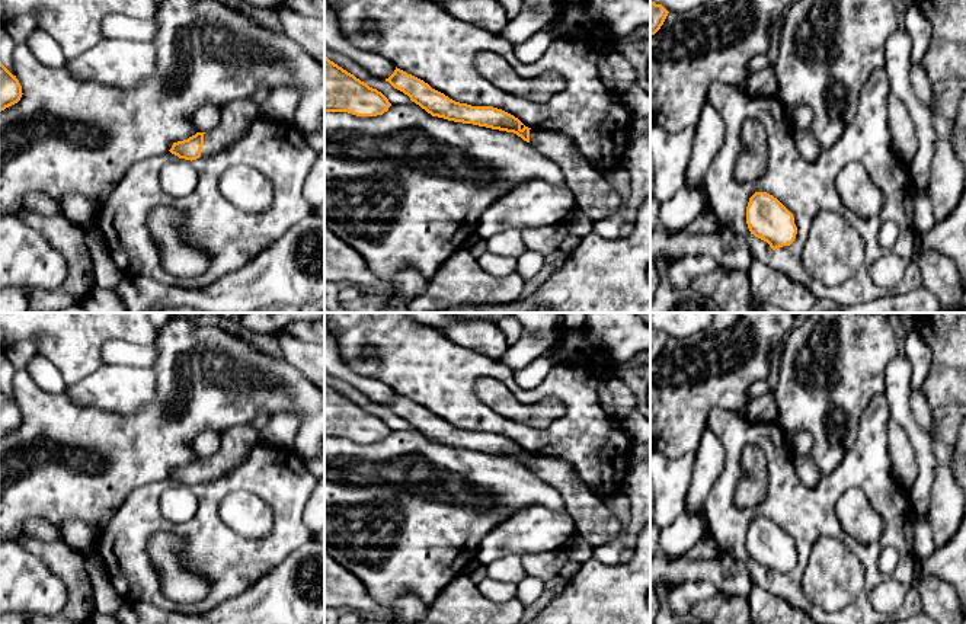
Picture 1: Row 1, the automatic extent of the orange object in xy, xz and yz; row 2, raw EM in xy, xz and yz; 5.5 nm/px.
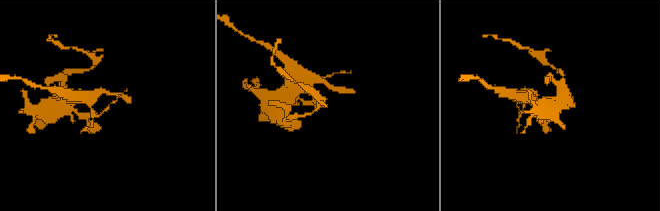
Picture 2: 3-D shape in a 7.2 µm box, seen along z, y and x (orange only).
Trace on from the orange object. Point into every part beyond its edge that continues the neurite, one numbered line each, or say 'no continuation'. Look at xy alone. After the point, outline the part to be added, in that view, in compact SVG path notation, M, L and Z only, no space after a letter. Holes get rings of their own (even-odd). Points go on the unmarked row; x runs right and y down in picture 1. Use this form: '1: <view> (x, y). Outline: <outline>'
1: xy (237, 442). Outline: M239 425L223 433L220 449L204 460L201 483L208 483L228 474L243 463L259 442L259 431L252 425Z

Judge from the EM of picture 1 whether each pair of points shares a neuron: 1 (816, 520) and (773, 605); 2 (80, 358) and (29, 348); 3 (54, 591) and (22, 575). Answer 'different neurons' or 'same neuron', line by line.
1: different neurons
2: different neurons
3: same neuron

